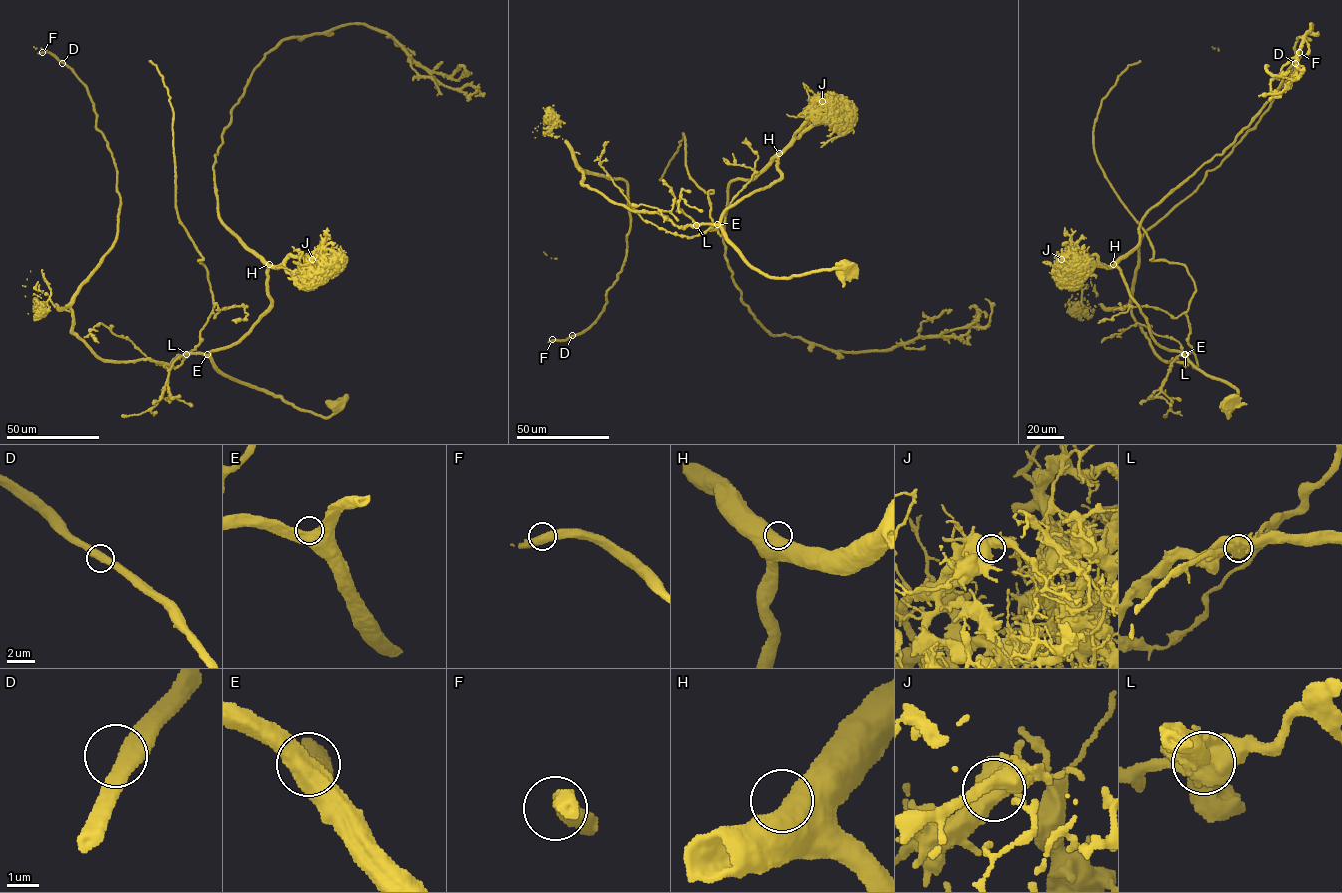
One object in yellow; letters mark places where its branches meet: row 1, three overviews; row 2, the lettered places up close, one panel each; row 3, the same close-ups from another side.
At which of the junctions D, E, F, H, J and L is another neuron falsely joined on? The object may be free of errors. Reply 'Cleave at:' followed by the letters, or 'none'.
Cleave at: L

